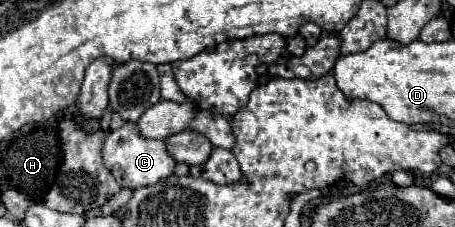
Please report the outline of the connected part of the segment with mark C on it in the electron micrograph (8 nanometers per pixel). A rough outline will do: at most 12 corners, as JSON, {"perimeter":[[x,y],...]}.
{"perimeter":[[132,123],[108,135],[102,157],[122,187],[154,185],[176,167],[164,139]]}

